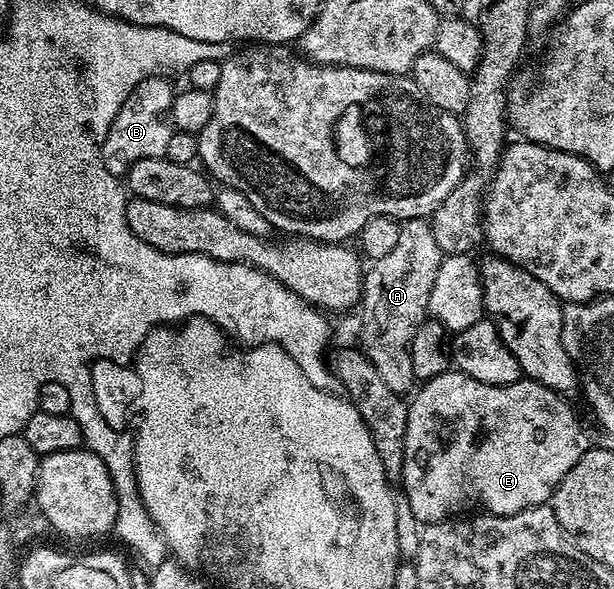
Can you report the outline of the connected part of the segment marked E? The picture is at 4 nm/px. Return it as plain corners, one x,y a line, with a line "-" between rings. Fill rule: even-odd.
449,369
438,377
423,380
421,387
424,388
417,390
408,403
399,478
404,483
402,493
421,525
442,523
446,517
467,512
467,507
483,509
489,515
513,515
527,507
547,504
562,477
590,450
588,431
580,424
575,409
564,400
567,398
533,379
522,377
516,383
499,387

